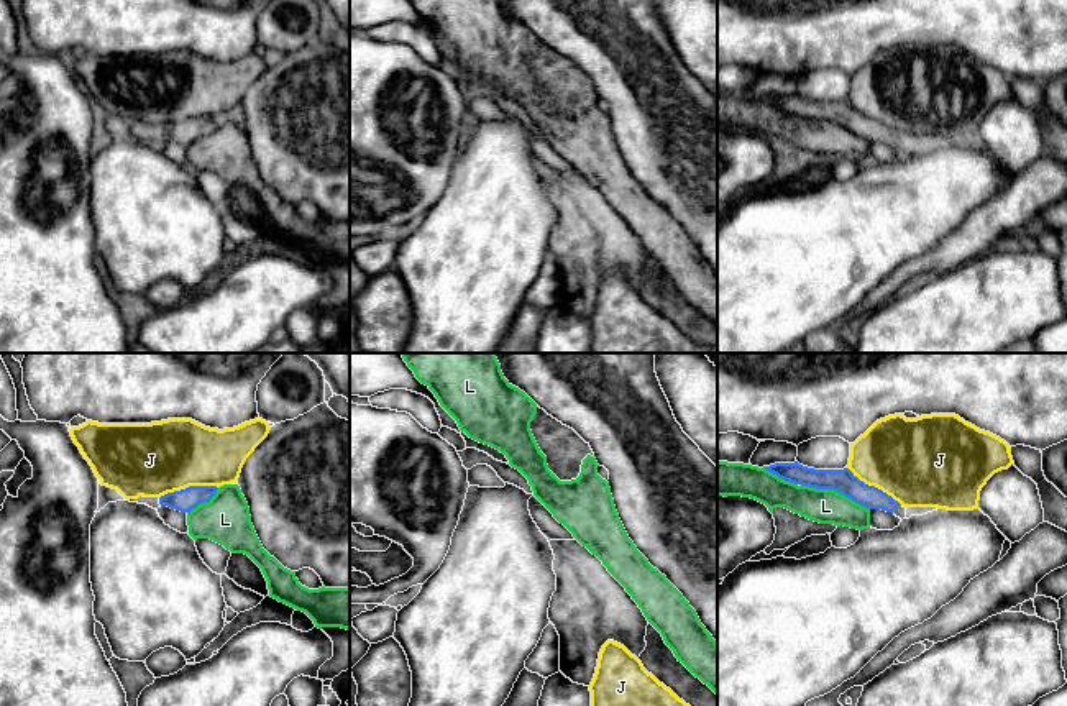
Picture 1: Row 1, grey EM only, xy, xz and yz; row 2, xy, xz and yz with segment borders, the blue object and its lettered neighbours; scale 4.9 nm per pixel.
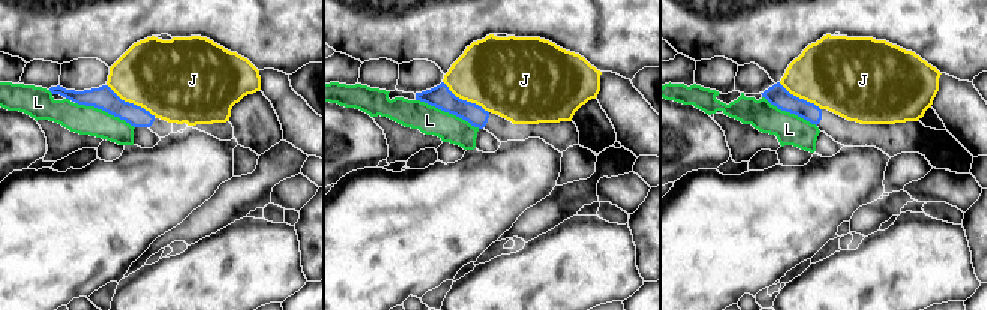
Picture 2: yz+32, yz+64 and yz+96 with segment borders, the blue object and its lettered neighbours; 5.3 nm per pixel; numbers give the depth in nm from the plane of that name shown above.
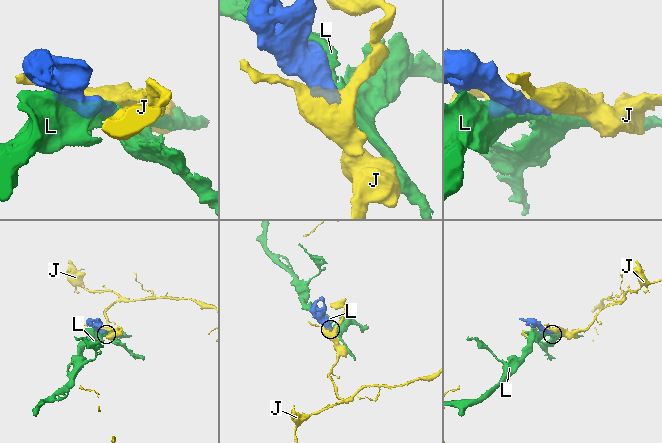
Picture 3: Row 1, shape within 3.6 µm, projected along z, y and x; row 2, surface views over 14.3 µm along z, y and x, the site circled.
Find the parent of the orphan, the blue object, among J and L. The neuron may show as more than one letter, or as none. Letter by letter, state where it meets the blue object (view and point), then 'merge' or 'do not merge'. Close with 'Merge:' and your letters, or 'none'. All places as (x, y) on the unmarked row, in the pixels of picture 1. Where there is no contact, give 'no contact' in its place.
J: contact xy (189, 119); do not merge
L: contact yz (836, 122); do not merge
Merge: none

